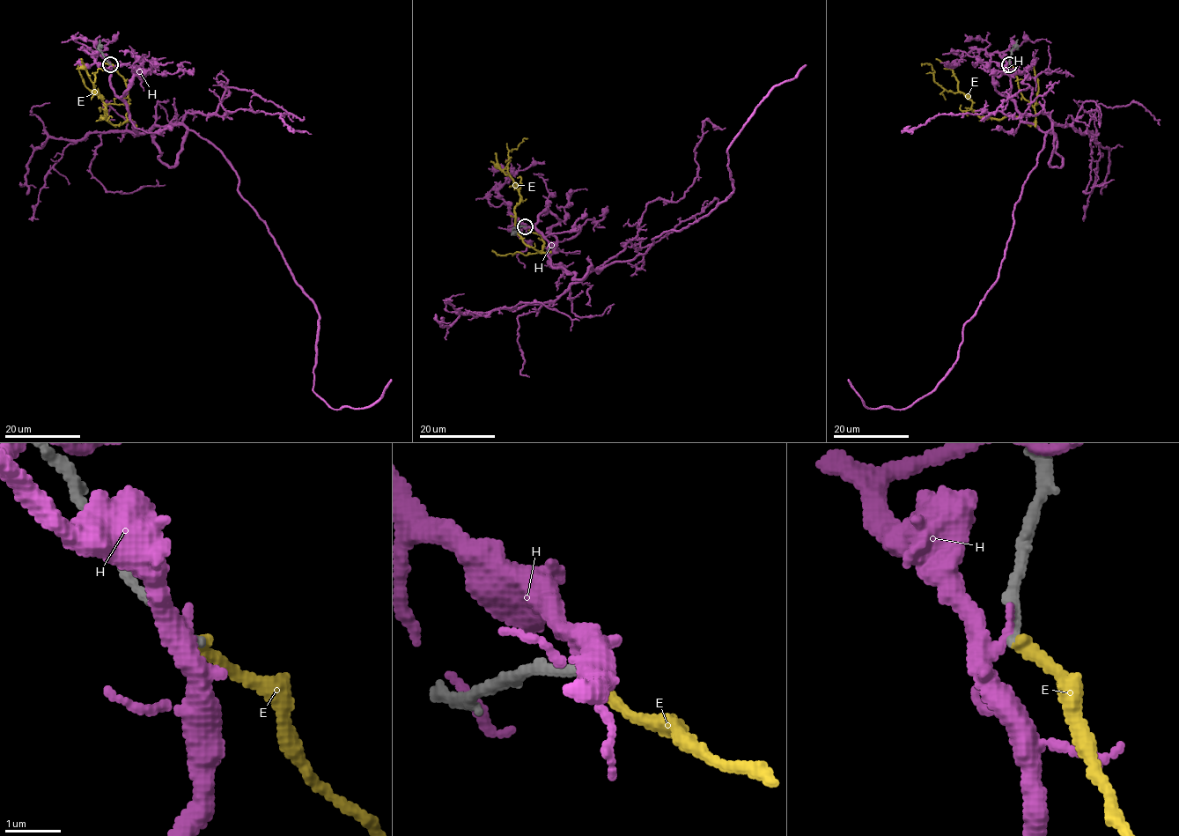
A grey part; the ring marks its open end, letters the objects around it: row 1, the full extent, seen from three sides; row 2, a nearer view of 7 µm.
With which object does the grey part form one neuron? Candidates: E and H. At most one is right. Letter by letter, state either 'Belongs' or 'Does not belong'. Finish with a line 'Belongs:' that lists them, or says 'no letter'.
E: Belongs
H: Does not belong
Belongs: E

